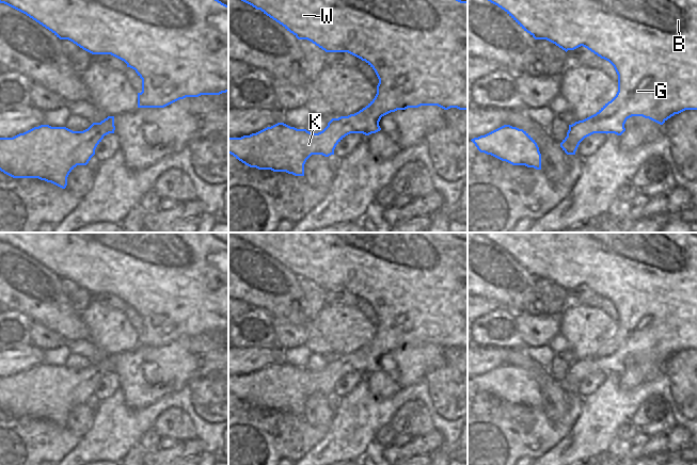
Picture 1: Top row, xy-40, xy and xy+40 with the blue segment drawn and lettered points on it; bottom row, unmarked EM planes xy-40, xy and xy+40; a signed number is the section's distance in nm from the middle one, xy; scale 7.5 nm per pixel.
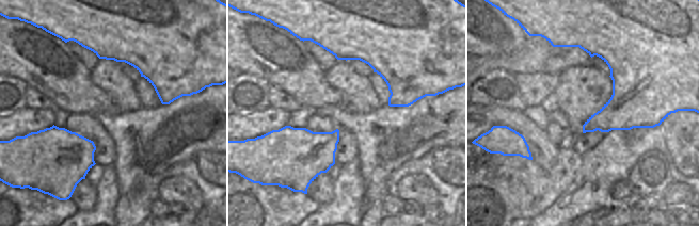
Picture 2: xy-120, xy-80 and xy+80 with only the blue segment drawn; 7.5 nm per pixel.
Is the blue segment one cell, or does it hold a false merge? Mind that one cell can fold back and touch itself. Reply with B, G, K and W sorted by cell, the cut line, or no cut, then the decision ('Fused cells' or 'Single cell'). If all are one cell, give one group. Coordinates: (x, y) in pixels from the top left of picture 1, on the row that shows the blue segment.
Groups: B G K W. No split. Single cell

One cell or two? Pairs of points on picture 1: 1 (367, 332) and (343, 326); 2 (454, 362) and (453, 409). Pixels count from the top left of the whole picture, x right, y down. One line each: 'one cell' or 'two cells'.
1: one cell
2: one cell

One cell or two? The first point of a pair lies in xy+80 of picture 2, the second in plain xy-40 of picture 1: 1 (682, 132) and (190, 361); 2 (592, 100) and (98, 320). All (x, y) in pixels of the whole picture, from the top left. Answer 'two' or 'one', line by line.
1: two
2: one

